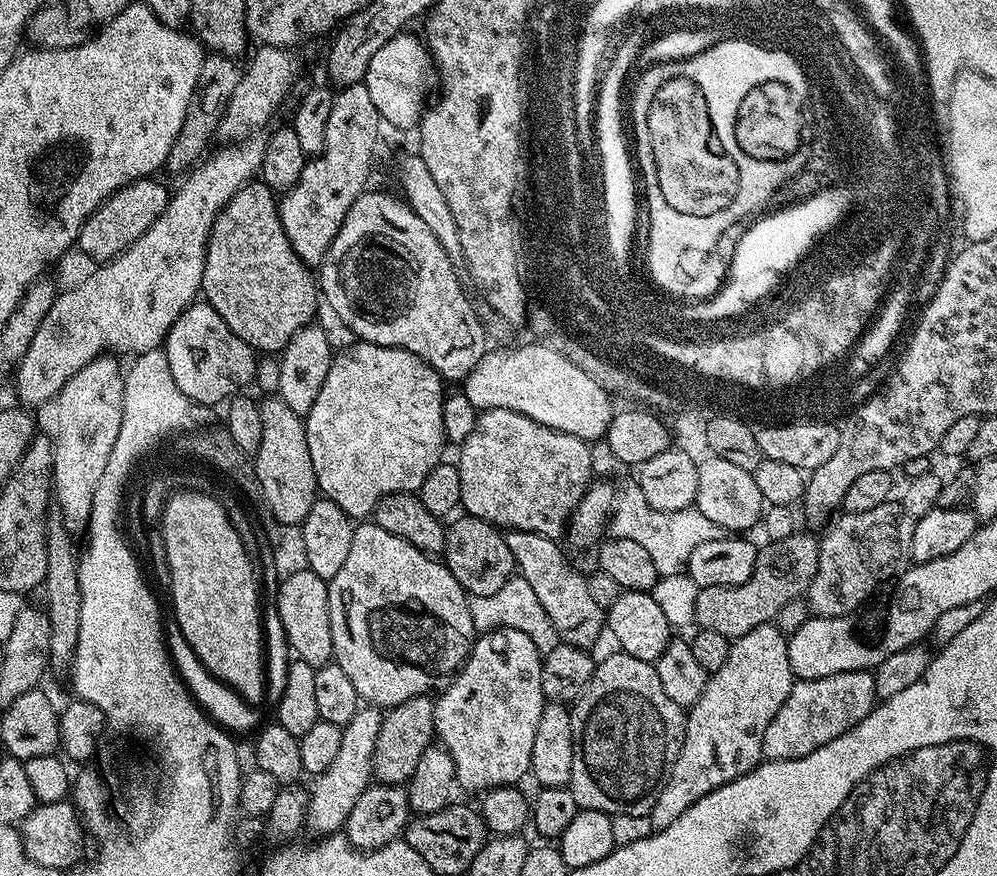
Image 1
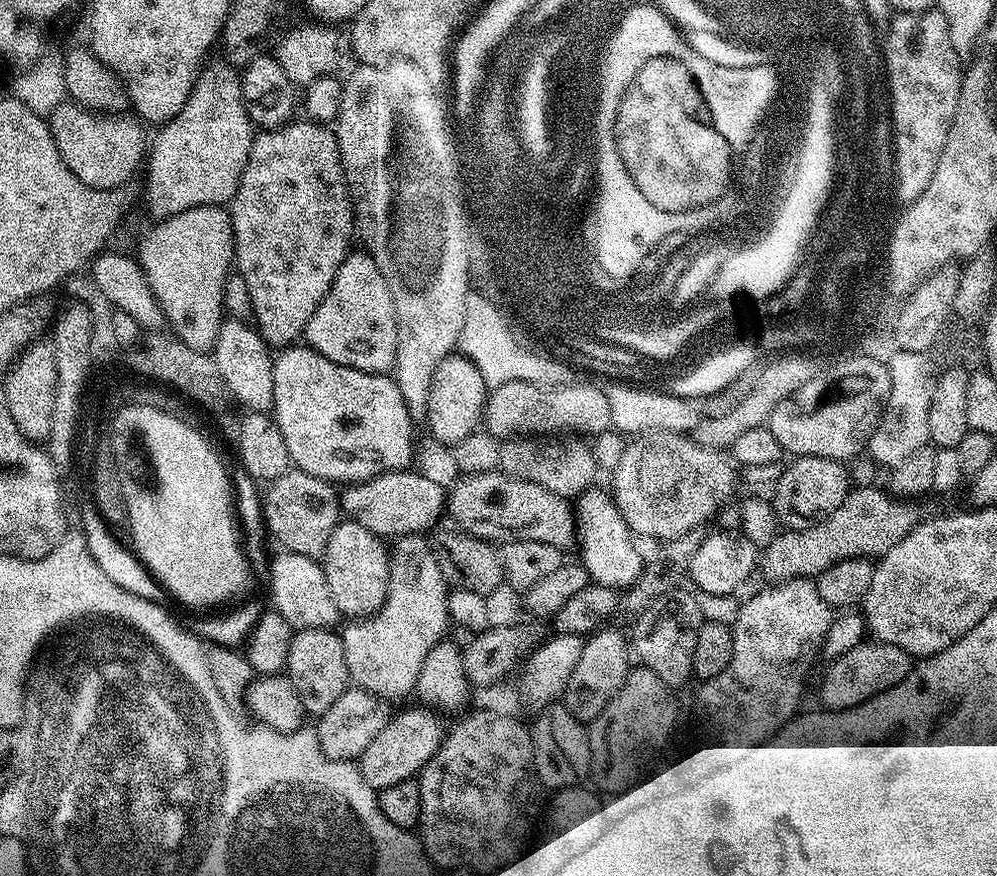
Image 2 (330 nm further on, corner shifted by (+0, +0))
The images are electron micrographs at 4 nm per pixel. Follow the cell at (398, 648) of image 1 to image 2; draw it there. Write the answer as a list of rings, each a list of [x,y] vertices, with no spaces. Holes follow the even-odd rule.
[[[344,518],[330,534],[330,542],[326,546],[322,557],[322,567],[326,574],[326,586],[330,586],[330,594],[334,598],[334,606],[338,606],[341,617],[363,618],[372,616],[382,606],[388,593],[388,558],[389,553],[384,552],[385,541],[375,536],[366,526]]]

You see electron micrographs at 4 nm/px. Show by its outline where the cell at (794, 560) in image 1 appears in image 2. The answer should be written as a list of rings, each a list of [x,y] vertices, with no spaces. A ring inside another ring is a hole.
[[[880,486],[852,488],[847,498],[844,499],[844,504],[838,506],[838,510],[834,510],[834,514],[822,518],[822,522],[802,530],[784,530],[775,536],[765,546],[759,557],[759,575],[764,575],[768,579],[765,581],[772,584],[781,584],[787,580],[806,580],[821,576],[823,572],[830,570],[830,566],[834,566],[846,558],[872,560],[885,556],[890,550],[894,550],[894,546],[898,546],[898,542],[902,542],[902,538],[906,538],[906,534],[913,532],[922,523],[920,508],[916,504],[919,503],[908,498],[901,498],[891,491],[883,492]]]

